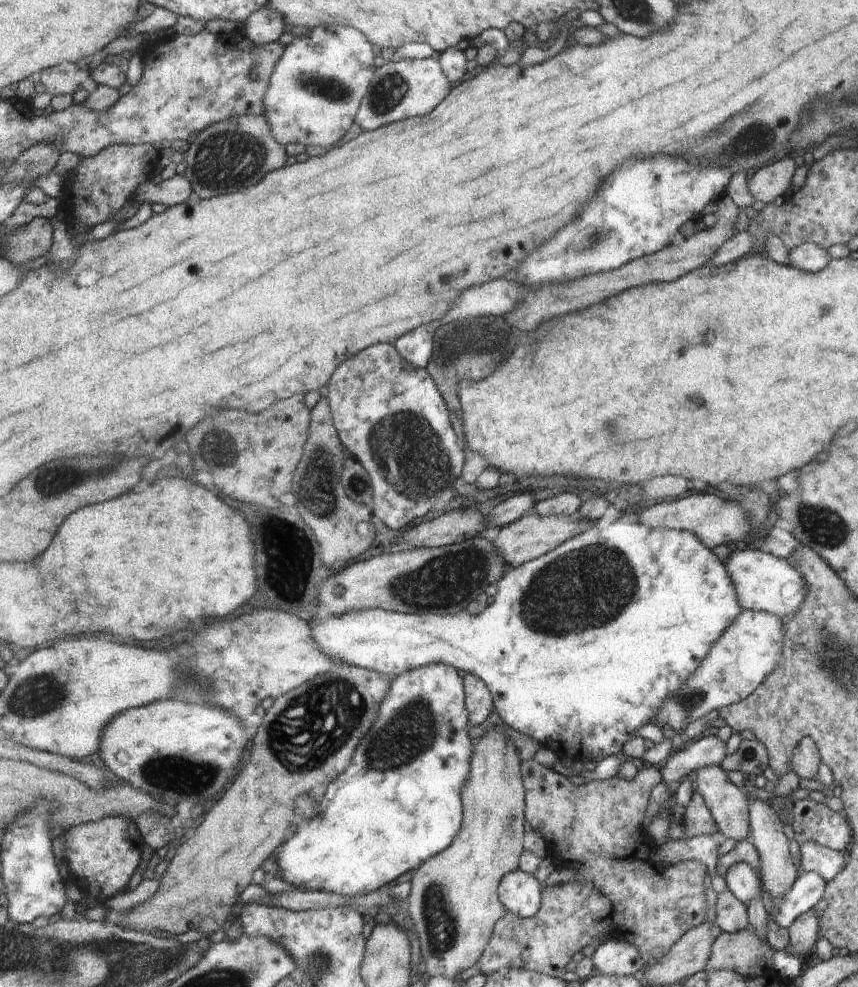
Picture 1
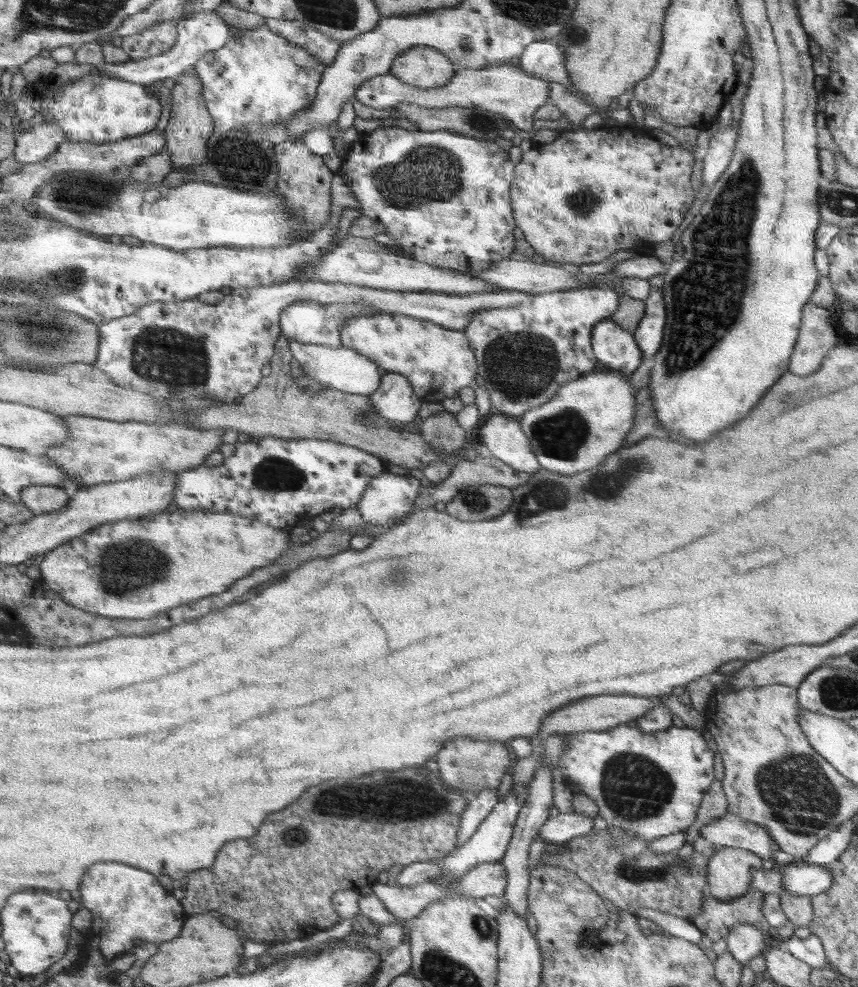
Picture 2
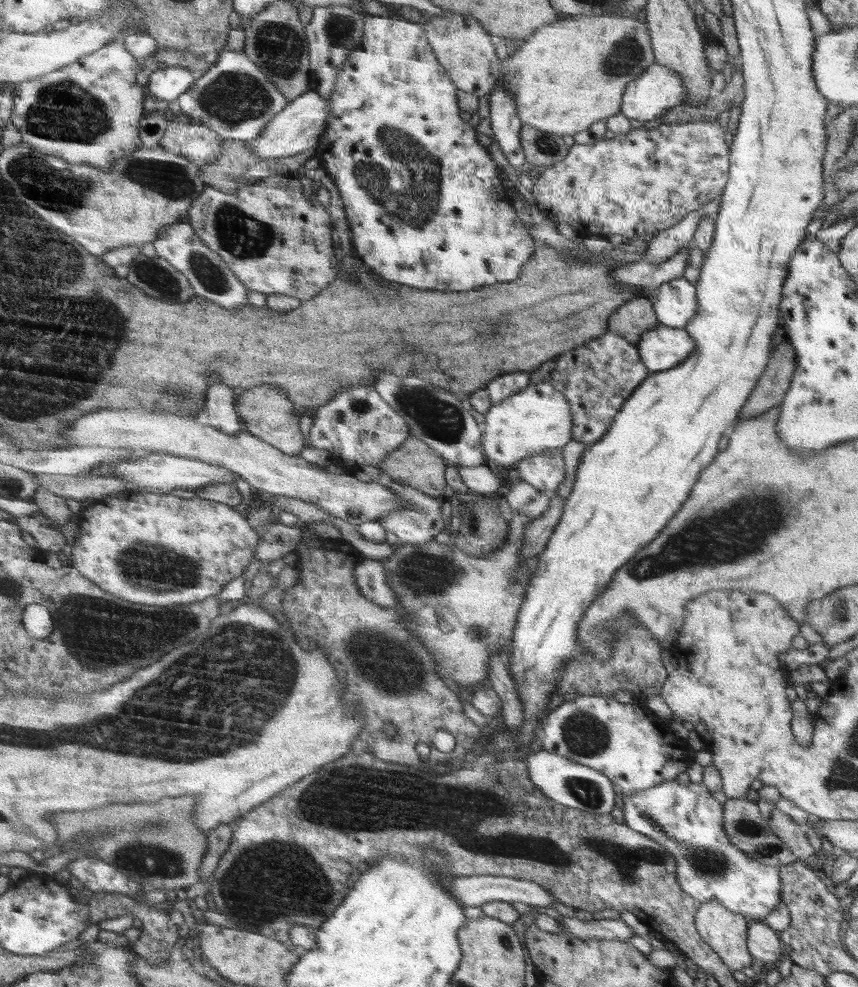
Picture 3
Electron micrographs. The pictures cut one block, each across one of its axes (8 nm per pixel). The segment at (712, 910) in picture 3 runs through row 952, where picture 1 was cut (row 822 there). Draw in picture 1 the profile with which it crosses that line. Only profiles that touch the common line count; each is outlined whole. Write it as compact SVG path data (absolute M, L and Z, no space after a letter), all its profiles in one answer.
M719 765L704 766L692 775L695 790L703 796L718 833L736 843L748 836L748 796L734 786Z

